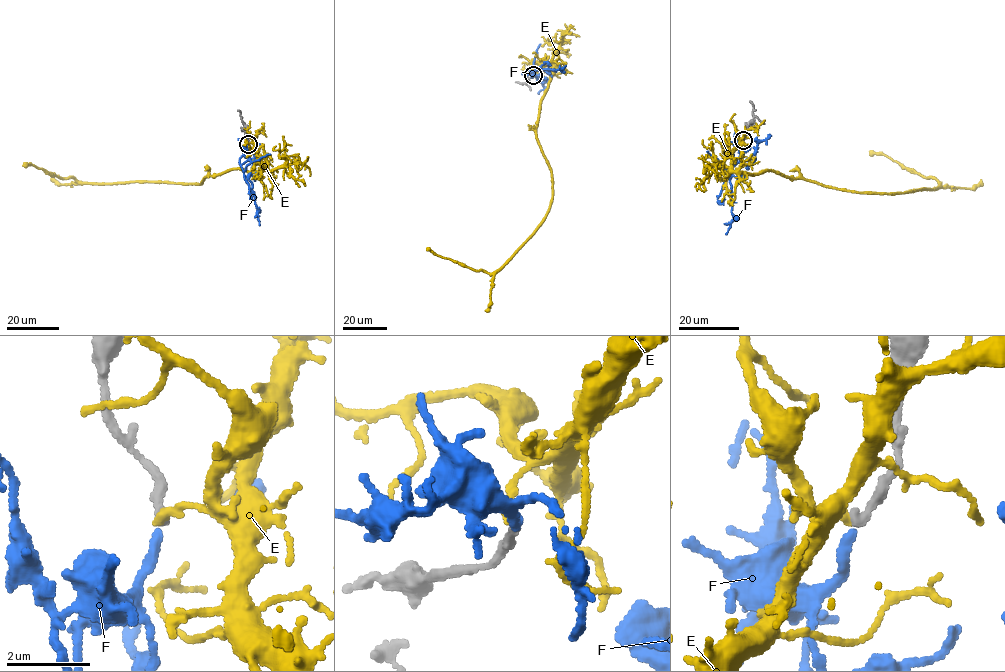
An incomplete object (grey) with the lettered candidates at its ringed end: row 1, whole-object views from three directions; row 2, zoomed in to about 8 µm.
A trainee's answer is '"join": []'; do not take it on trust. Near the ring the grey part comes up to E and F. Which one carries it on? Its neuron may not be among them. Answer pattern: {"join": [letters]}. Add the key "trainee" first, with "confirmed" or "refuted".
{"trainee": "refuted", "join": ["F"]}

